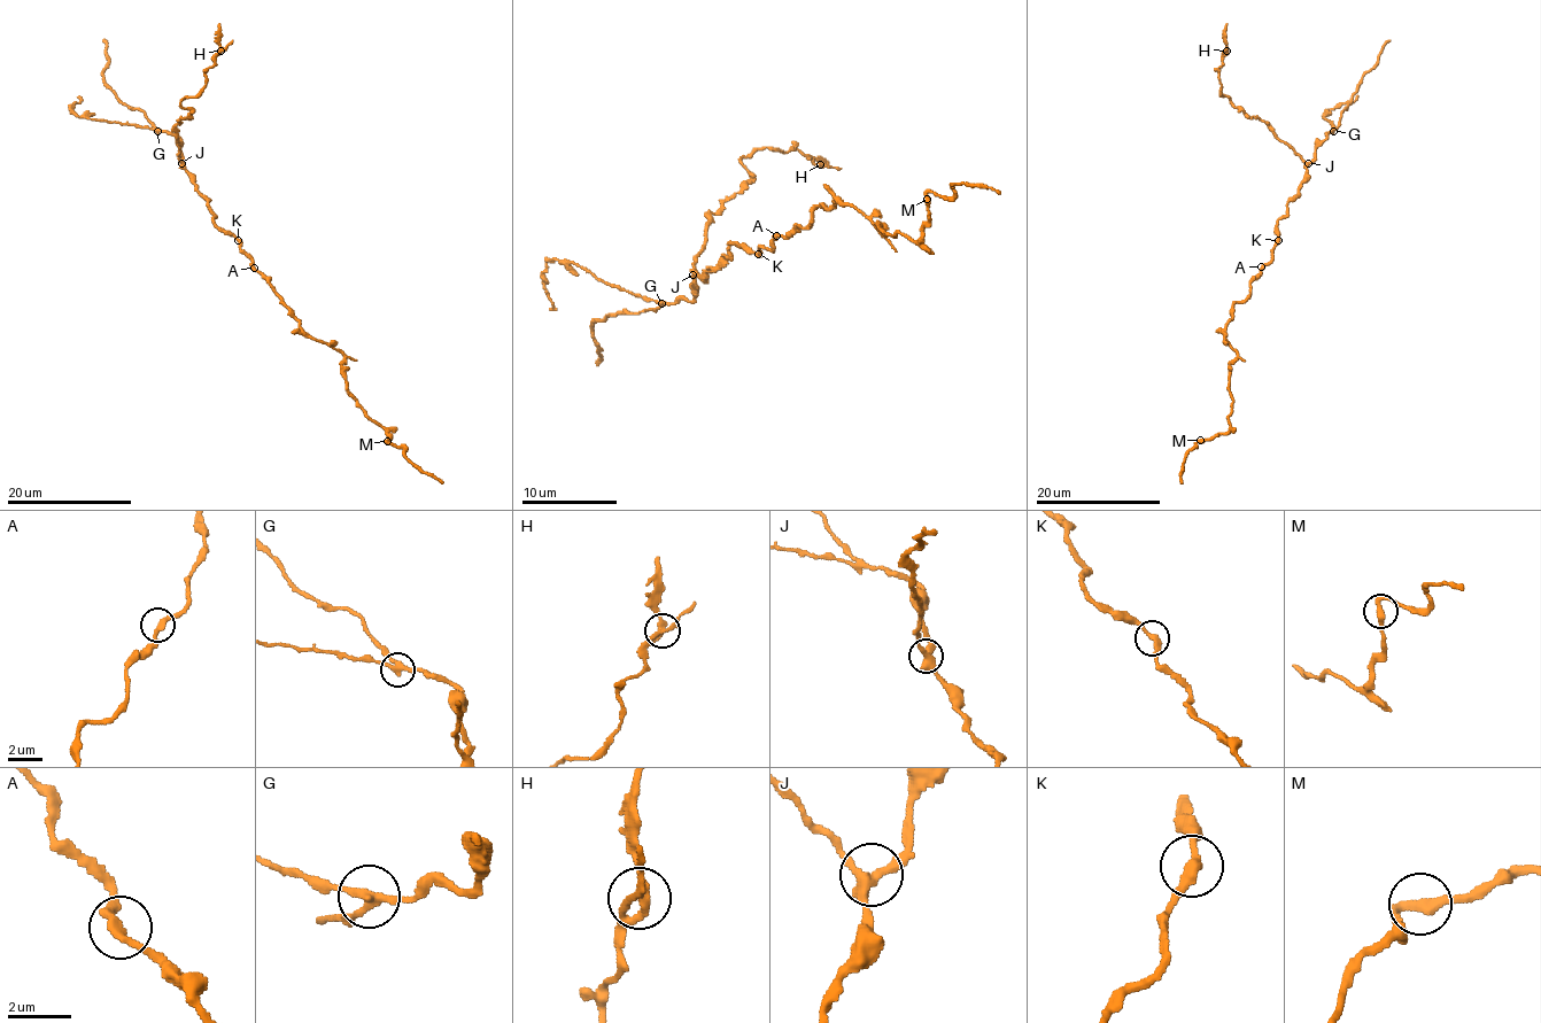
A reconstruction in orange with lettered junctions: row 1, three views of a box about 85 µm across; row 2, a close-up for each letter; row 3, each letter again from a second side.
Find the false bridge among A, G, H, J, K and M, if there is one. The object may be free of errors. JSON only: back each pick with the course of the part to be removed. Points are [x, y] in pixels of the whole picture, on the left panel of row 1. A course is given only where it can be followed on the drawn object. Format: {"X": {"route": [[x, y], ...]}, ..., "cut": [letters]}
{"G": {"route": [[156, 131], [79, 117], [70, 108], [80, 101], [78, 97]]}, "cut": ["G"]}

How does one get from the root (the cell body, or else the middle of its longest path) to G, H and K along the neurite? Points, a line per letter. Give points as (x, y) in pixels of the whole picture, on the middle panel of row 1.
G: (774, 240), (772, 249), (761, 247), (757, 254), (730, 243), (727, 255), (698, 274), (690, 300), (660, 302)
H: (774, 240), (694, 268), (750, 178), (741, 159), (795, 148), (820, 164)
K: (774, 240), (772, 249), (761, 247), (758, 254)

